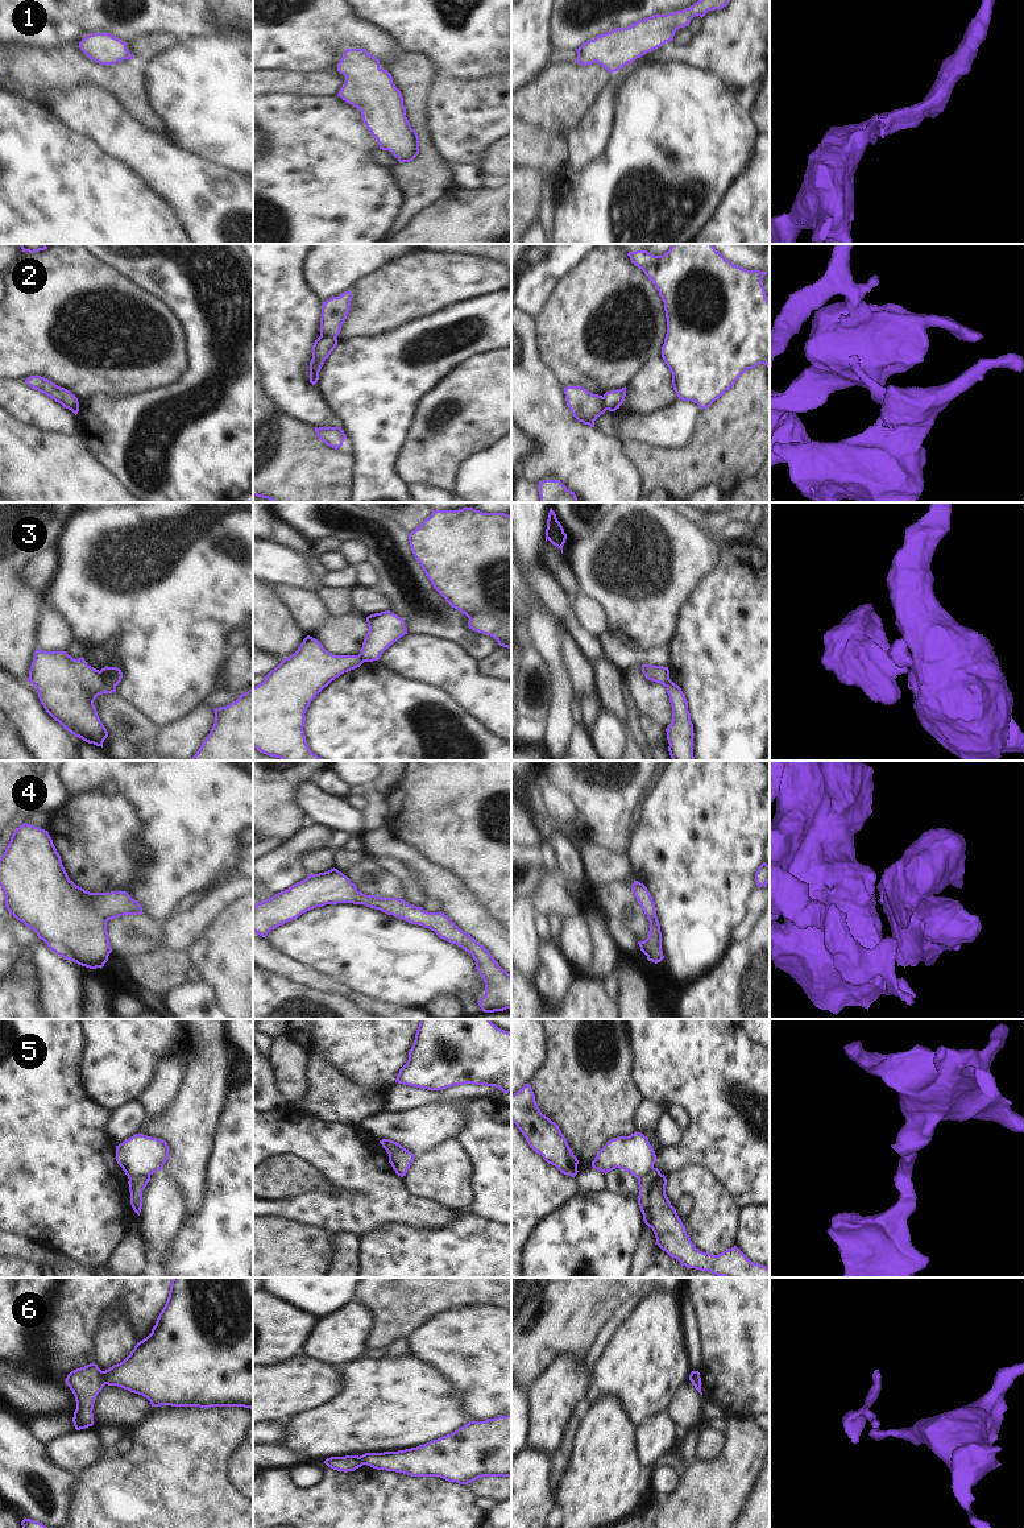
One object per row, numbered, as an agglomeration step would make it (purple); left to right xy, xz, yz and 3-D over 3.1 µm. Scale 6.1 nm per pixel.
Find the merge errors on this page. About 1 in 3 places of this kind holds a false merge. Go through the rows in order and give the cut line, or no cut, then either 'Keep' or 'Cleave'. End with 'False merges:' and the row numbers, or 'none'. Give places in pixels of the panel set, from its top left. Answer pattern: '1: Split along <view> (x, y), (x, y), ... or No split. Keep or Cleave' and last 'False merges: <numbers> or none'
1: No split. Keep
2: Split along xz (320, 335), (335, 339). Cleave
3: Split along xy (99, 671), (103, 680), (115, 688). Cleave
4: No split. Keep
5: Split along xy (149, 1175), (135, 1175), (129, 1179). Cleave
6: Split along xy (102, 1371), (106, 1383). Cleave
False merges: 2, 3, 5, 6

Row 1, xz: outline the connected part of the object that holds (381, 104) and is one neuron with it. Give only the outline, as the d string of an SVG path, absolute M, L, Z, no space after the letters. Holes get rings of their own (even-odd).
M347 49L337 71L345 76L337 96L361 111L380 149L391 152L401 163L412 161L419 154L419 136L406 117L391 74L365 49Z

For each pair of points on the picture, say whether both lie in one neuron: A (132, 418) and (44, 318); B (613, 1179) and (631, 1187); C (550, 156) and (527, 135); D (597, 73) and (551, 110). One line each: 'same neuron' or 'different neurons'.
A: different neurons
B: same neuron
C: same neuron
D: same neuron

